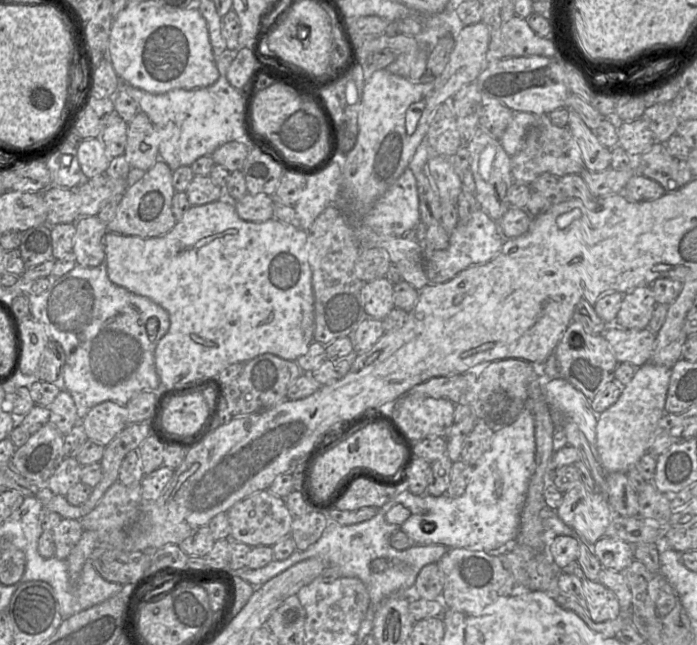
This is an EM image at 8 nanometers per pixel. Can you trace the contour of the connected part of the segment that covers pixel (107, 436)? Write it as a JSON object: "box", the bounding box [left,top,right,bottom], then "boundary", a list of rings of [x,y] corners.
{"box":[82,401,128,446],"boundary":[[[105,401],[93,407],[82,419],[87,439],[106,446],[128,425],[127,409]]]}

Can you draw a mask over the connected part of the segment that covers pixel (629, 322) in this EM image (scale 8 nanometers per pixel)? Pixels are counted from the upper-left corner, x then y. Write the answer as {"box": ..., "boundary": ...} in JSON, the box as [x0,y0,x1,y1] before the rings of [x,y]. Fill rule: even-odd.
{"box":[615,286,656,329],"boundary":[[[649,286],[637,287],[624,294],[615,325],[627,329],[645,329],[652,317],[656,301]]]}

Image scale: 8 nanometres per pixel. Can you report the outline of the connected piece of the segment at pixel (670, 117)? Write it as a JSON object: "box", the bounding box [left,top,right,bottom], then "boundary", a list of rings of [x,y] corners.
{"box":[641,103,680,144],"boundary":[[[671,103],[647,107],[641,118],[654,136],[654,141],[665,144],[674,135],[680,124]]]}

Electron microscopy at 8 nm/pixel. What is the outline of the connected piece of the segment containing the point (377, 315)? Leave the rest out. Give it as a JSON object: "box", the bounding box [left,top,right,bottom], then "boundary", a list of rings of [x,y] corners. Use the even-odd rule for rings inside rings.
{"box":[361,278,395,320],"boundary":[[[386,278],[375,279],[364,284],[361,297],[367,317],[382,320],[395,307],[393,283]]]}

